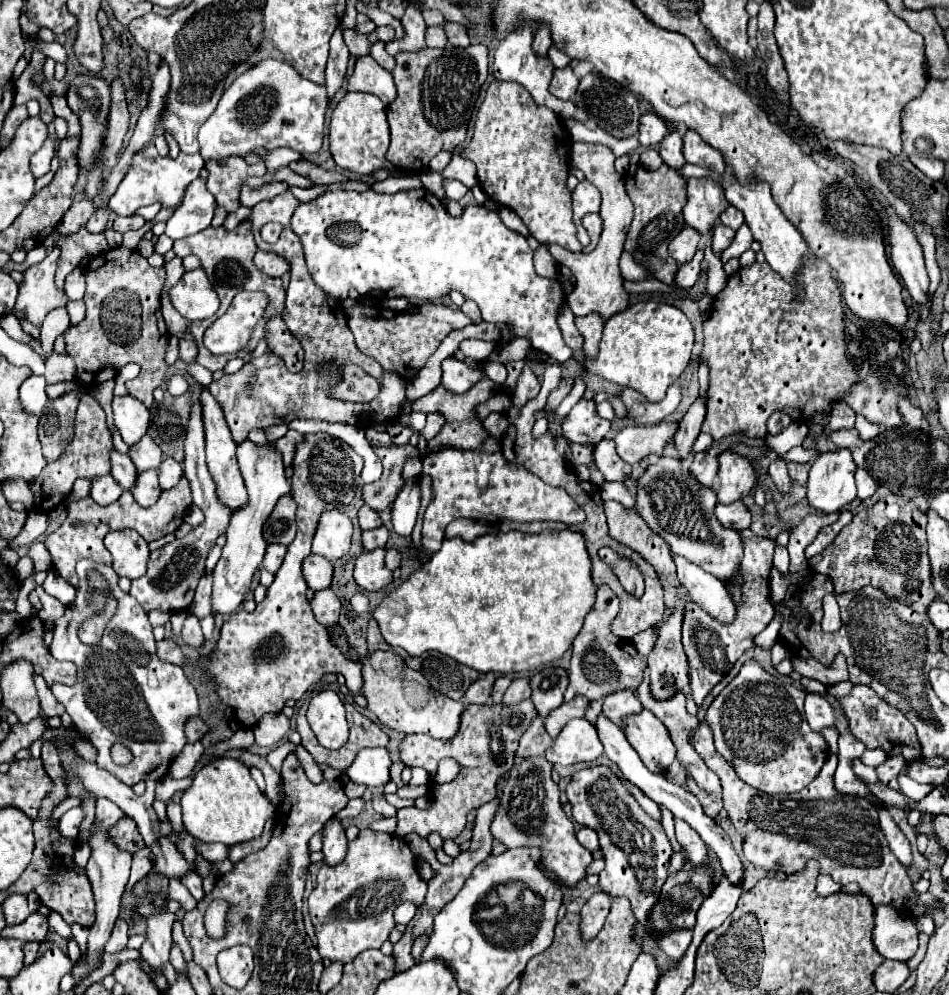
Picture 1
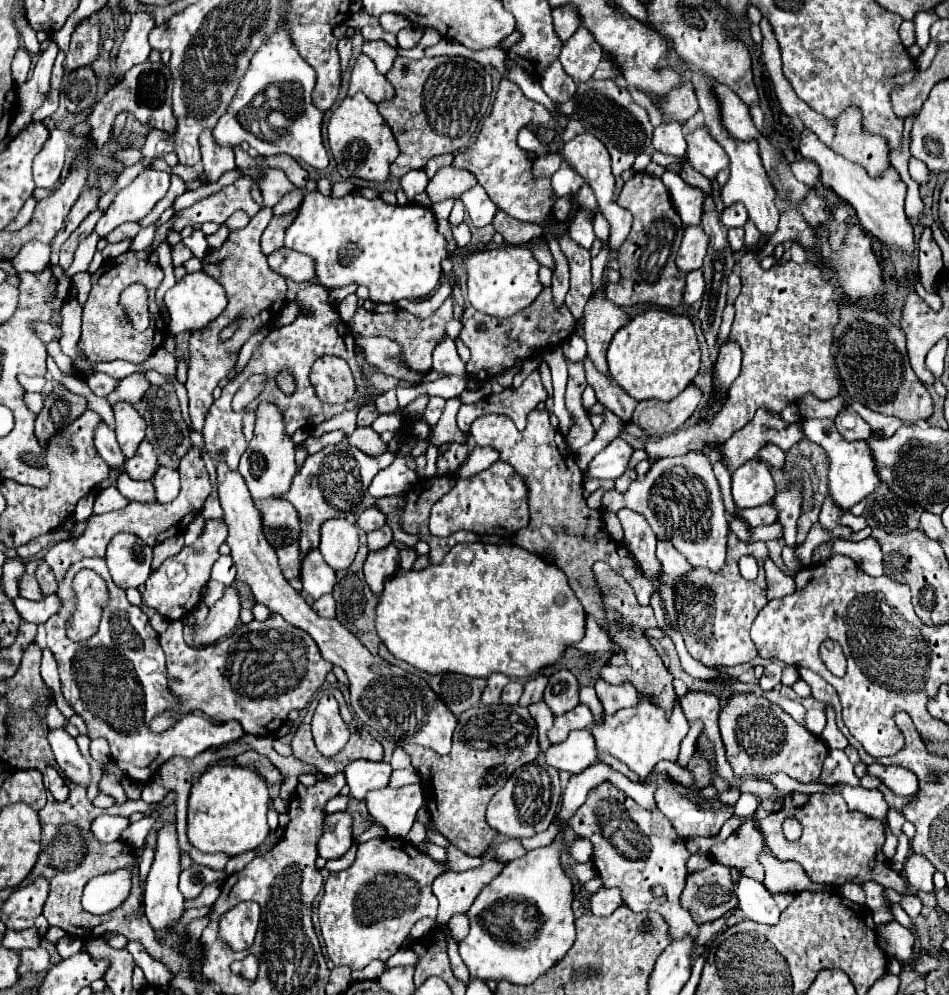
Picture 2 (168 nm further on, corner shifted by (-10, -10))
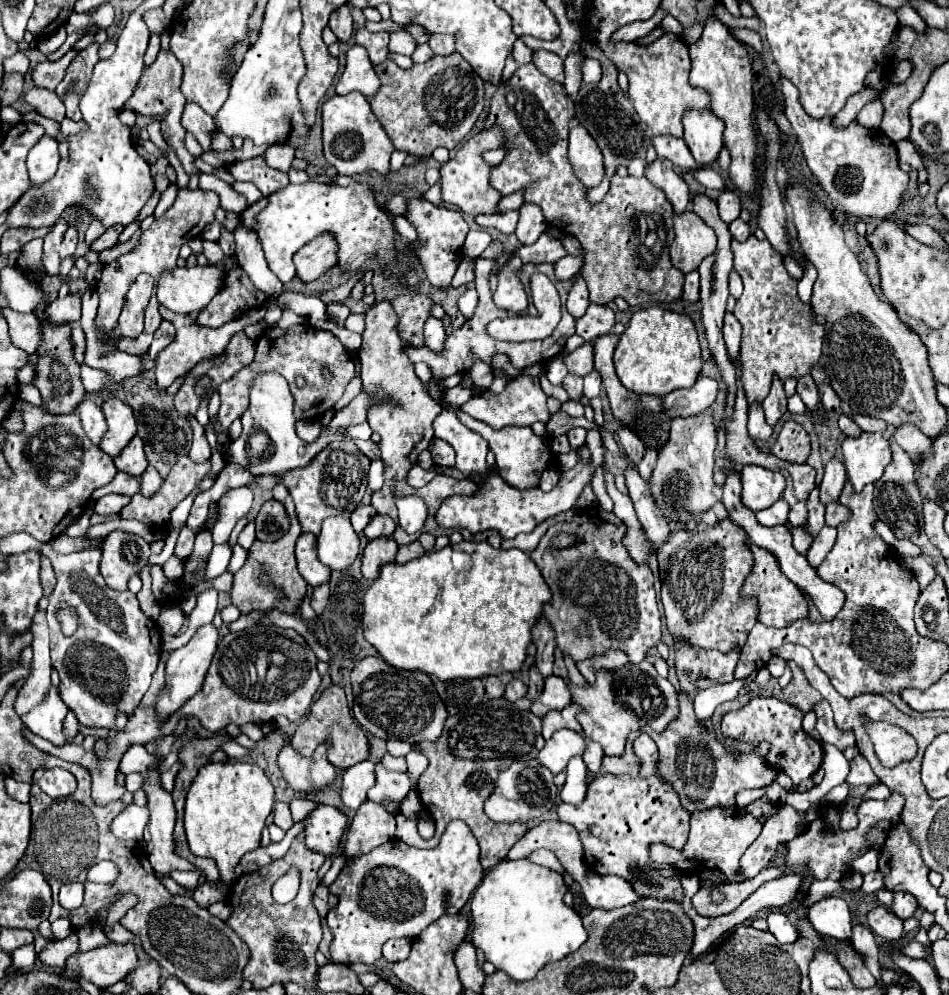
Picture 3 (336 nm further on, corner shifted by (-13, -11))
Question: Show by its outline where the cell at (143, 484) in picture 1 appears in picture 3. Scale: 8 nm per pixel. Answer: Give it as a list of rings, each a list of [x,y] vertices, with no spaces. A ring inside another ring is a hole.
[[[117,472],[115,478],[109,484],[97,488],[91,494],[91,500],[99,500],[105,494],[125,494],[125,496],[133,496],[137,492],[139,492],[139,480],[135,476],[125,474],[125,472]]]

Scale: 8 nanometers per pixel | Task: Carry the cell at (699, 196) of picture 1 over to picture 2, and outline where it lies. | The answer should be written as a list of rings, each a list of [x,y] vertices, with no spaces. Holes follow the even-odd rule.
[[[666,171],[662,175],[662,181],[668,187],[672,203],[676,207],[680,219],[684,221],[684,225],[700,225],[702,215],[704,215],[706,193],[700,191],[698,187],[688,185],[686,181],[682,181],[682,177],[678,173],[672,173],[672,171]]]

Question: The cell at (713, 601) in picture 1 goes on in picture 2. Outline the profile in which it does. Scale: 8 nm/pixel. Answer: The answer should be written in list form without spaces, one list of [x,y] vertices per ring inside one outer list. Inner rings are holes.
[[[658,541],[656,557],[660,559],[660,565],[664,567],[664,577],[670,581],[684,579],[684,575],[688,575],[692,569],[690,563],[684,559],[684,555],[680,555],[668,541]]]

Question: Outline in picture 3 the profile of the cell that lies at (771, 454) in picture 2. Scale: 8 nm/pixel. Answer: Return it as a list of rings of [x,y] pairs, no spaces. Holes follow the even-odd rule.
[[[751,404],[749,406],[749,436],[753,440],[767,440],[773,432],[773,428],[765,422],[765,416],[763,416],[763,406],[761,404]]]

